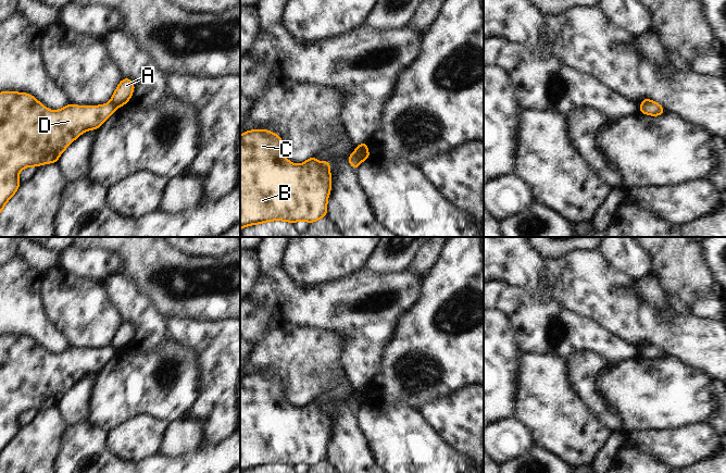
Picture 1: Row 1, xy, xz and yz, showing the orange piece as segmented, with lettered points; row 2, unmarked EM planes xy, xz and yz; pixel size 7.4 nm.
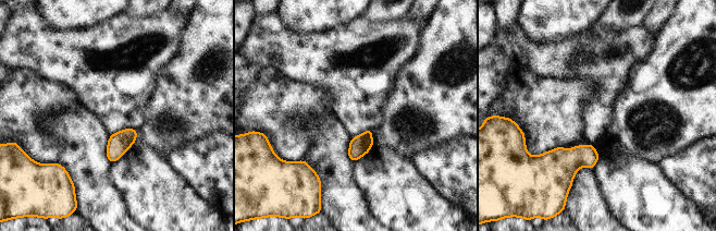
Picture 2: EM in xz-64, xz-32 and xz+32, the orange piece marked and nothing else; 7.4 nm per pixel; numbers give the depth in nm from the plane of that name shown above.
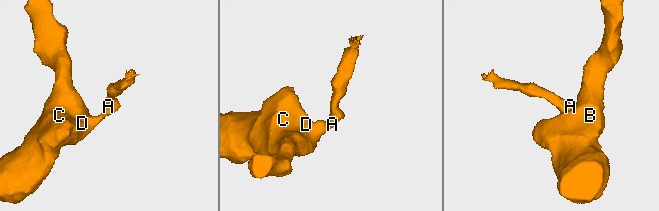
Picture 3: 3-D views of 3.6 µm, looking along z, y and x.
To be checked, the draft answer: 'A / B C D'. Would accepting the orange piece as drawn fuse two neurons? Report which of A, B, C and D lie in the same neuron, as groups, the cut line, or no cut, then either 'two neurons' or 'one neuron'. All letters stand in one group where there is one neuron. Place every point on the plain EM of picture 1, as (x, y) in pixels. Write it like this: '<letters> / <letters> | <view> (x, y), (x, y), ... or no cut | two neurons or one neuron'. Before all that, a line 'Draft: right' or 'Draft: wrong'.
Draft: right
A / B C D | xz (354, 395), (354, 401), (359, 407) | two neurons

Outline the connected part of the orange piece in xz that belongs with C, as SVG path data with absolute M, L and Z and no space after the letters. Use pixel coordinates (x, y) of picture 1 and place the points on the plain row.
M265 372L247 374L240 379L240 473L270 464L314 466L327 458L331 433L330 407L318 406L315 399L302 408L293 408L284 400L283 383Z

